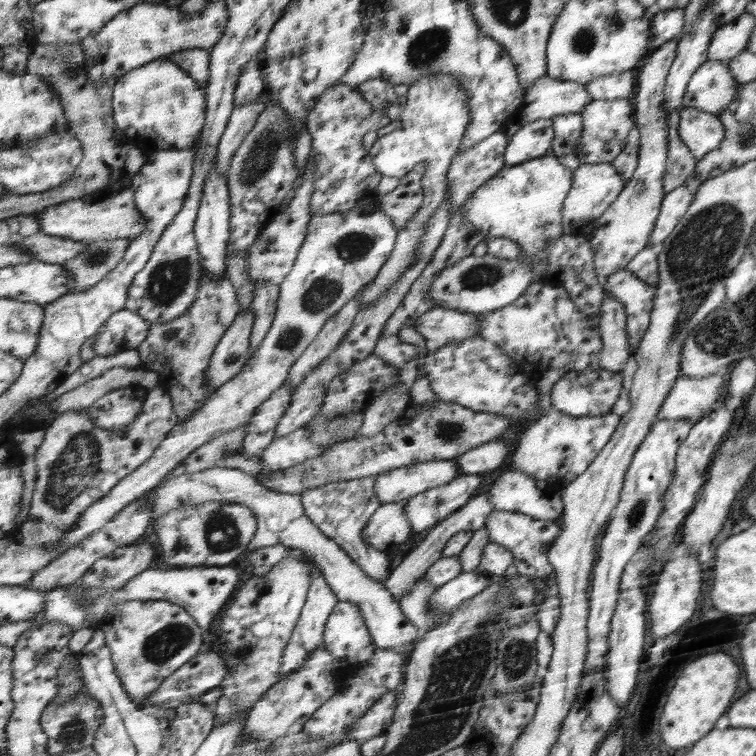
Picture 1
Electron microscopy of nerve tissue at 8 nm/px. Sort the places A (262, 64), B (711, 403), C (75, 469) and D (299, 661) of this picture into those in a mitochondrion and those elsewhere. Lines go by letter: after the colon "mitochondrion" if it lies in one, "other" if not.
A: other
B: other
C: mitochondrion
D: other

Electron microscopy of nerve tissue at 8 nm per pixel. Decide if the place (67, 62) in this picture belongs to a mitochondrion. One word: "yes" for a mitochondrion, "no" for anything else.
yes

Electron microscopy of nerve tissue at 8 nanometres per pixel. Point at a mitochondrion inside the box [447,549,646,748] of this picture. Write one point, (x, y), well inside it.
(517, 657)

